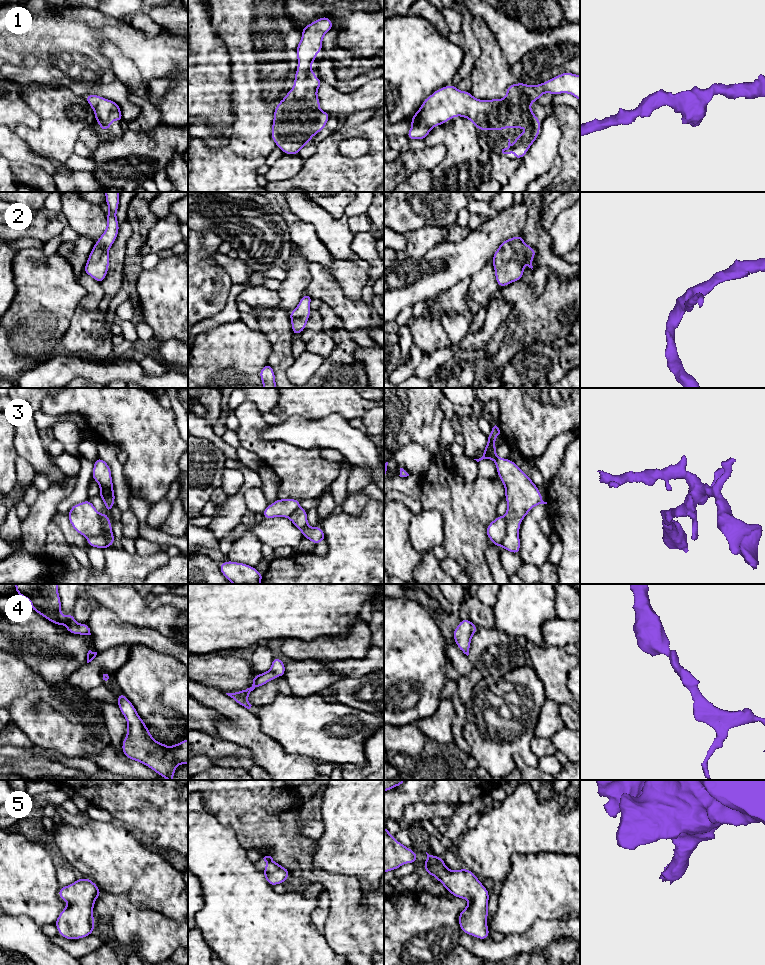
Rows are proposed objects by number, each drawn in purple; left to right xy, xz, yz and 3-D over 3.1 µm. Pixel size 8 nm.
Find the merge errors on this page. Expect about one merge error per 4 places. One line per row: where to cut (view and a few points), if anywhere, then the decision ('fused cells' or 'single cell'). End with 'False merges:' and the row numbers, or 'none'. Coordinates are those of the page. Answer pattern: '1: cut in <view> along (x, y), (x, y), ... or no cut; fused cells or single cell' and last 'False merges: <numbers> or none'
1: no cut; single cell
2: no cut; single cell
3: cut in yz along (504, 516), (506, 536), (501, 545); fused cells
4: no cut; single cell
5: no cut; single cell
False merges: 3

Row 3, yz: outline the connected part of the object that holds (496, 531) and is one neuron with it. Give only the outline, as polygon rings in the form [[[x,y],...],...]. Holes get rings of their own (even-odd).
[[[497,516],[494,521],[492,521],[486,530],[488,538],[493,542],[494,546],[502,546],[502,542],[507,535],[507,524],[505,517]]]

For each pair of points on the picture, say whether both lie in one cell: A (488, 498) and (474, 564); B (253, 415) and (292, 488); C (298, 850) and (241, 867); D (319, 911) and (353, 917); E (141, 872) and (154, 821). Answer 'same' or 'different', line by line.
A: same
B: same
C: different
D: different
E: different

